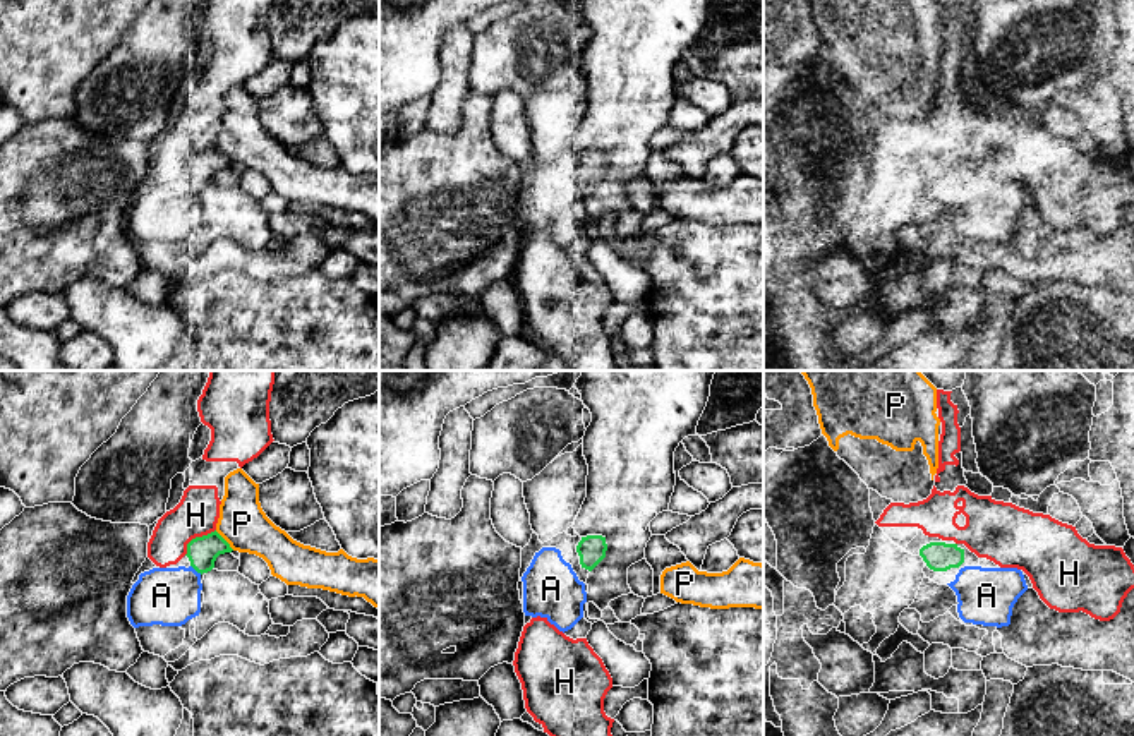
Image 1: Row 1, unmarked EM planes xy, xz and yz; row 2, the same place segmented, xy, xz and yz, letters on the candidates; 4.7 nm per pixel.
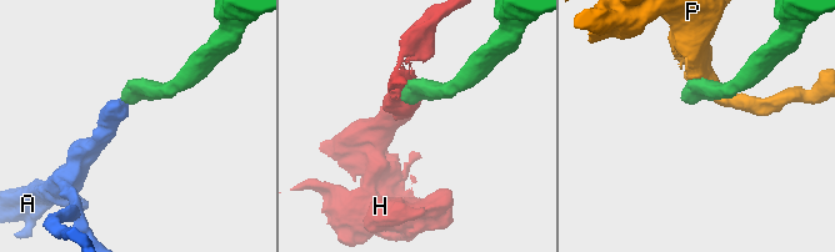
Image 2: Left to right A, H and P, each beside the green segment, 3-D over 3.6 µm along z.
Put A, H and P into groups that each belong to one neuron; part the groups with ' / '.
A / H / P

